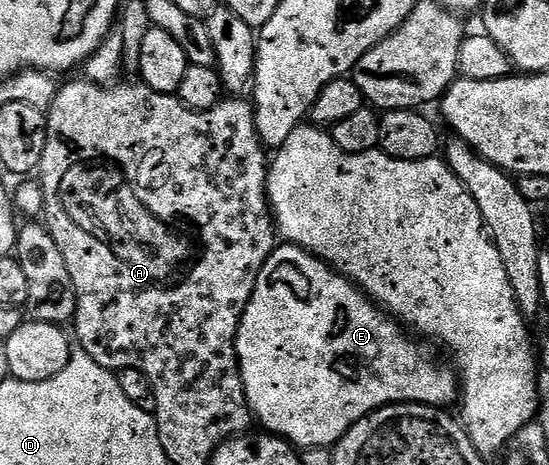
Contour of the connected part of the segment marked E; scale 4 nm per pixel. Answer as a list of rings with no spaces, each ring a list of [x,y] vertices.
[[[293,245],[275,246],[273,253],[268,257],[264,269],[260,269],[260,277],[256,281],[256,289],[246,306],[246,312],[238,326],[238,339],[234,342],[238,350],[238,368],[244,381],[244,389],[248,397],[253,418],[263,423],[265,430],[271,435],[279,436],[295,448],[328,447],[333,448],[339,439],[345,437],[348,429],[356,425],[365,415],[371,415],[381,407],[389,407],[391,403],[423,403],[426,407],[439,409],[449,408],[449,403],[459,398],[460,381],[455,370],[451,367],[441,367],[434,360],[434,355],[425,347],[425,342],[417,338],[409,339],[405,335],[403,324],[391,317],[383,308],[379,307],[358,284],[346,278],[341,271],[335,271],[330,264],[315,257],[310,251]]]

